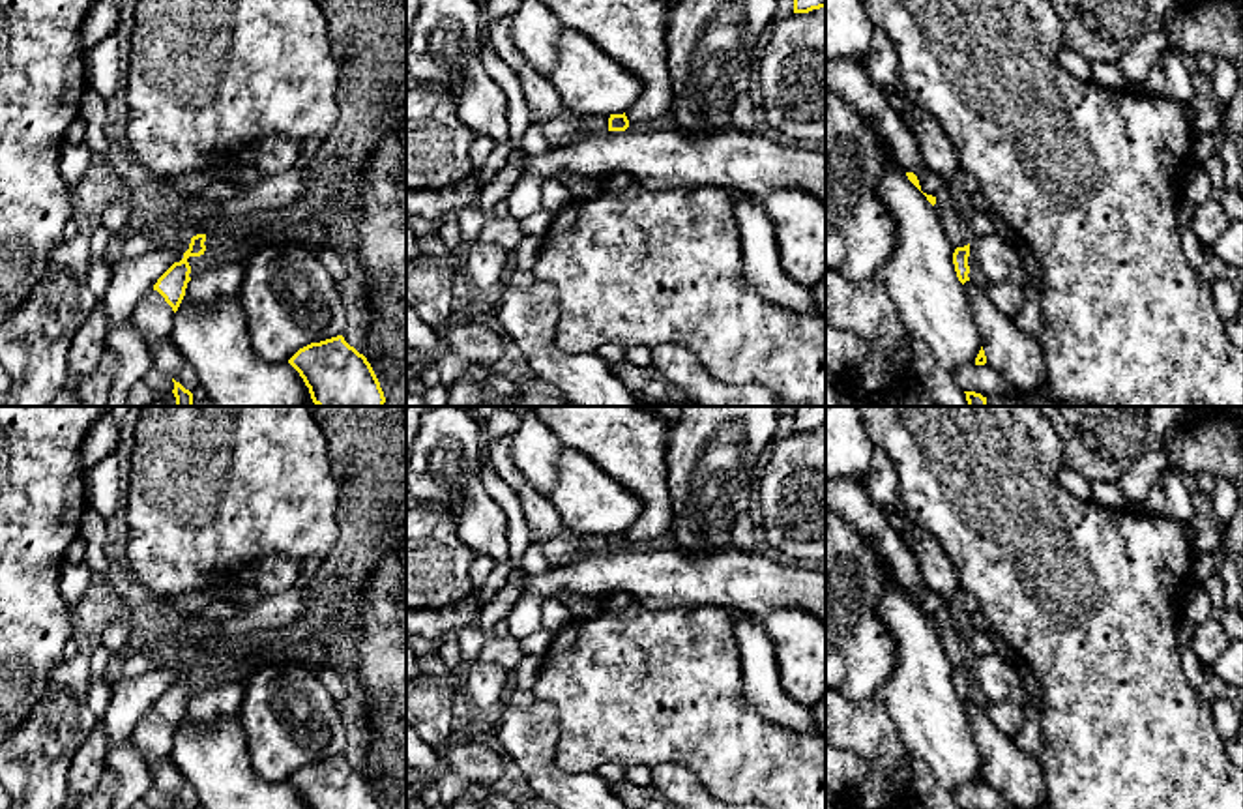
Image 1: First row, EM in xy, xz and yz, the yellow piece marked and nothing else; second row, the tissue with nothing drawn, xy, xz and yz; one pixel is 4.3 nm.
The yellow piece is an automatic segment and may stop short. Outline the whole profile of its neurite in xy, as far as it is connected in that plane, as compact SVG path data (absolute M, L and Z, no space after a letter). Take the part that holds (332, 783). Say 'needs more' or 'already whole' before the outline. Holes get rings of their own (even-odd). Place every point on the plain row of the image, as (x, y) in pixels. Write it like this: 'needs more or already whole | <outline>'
already whole | M343 755L300 768L288 783L309 809L382 809L367 777Z

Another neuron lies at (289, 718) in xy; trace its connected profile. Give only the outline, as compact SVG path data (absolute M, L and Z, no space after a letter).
M298 663L253 670L238 719L249 762L268 783L288 783L300 768L341 755L346 743L333 697Z

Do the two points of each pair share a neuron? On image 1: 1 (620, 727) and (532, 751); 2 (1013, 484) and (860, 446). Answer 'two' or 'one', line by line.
1: two
2: two

